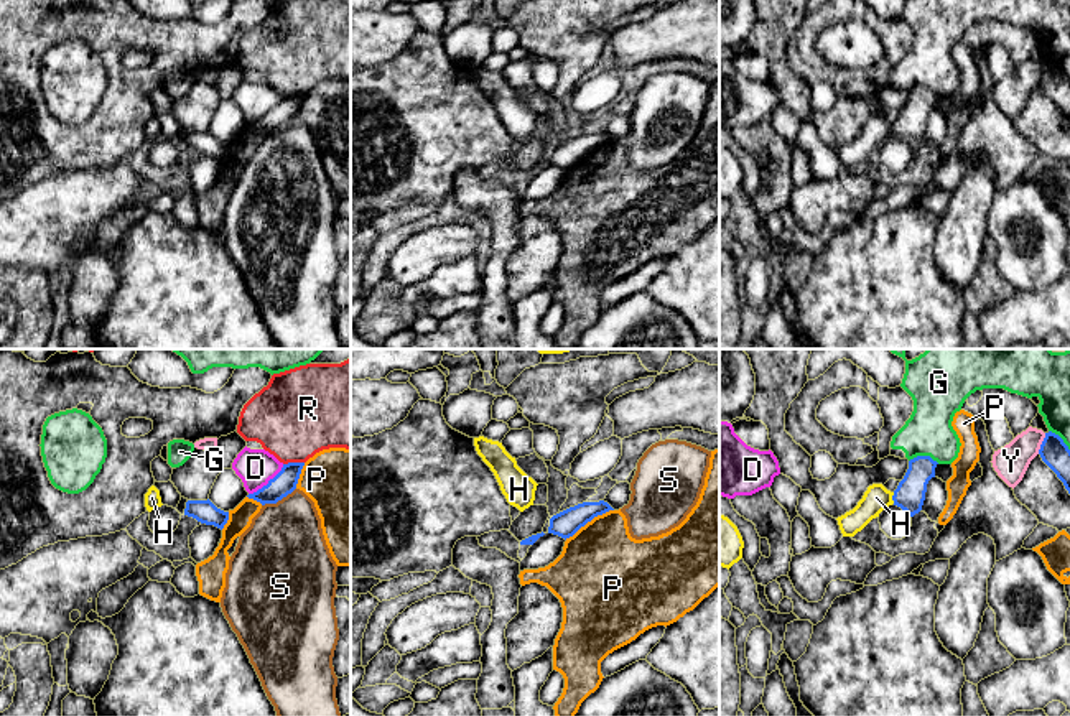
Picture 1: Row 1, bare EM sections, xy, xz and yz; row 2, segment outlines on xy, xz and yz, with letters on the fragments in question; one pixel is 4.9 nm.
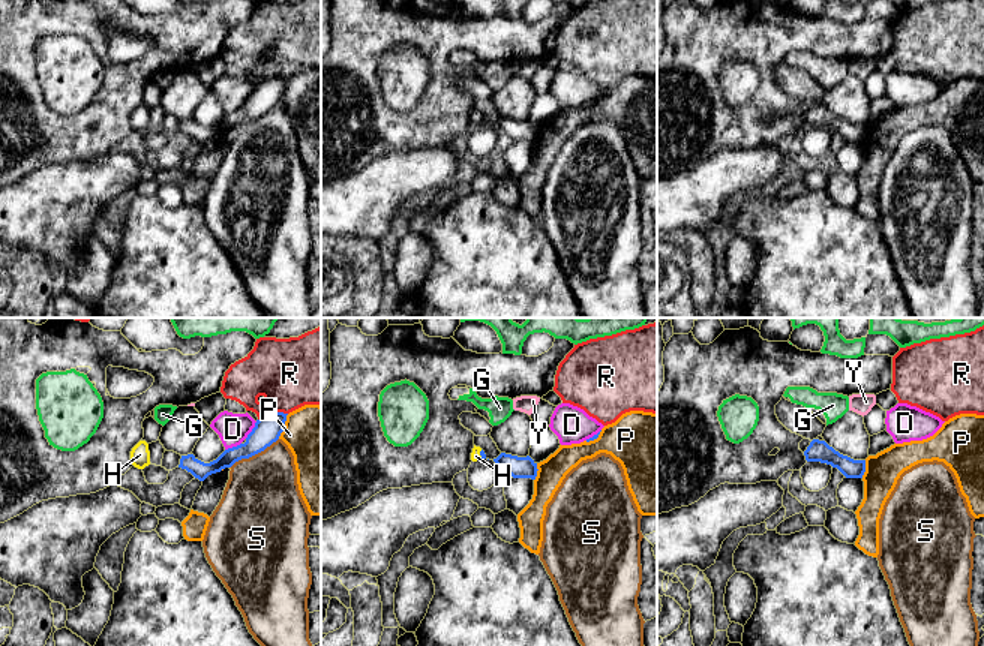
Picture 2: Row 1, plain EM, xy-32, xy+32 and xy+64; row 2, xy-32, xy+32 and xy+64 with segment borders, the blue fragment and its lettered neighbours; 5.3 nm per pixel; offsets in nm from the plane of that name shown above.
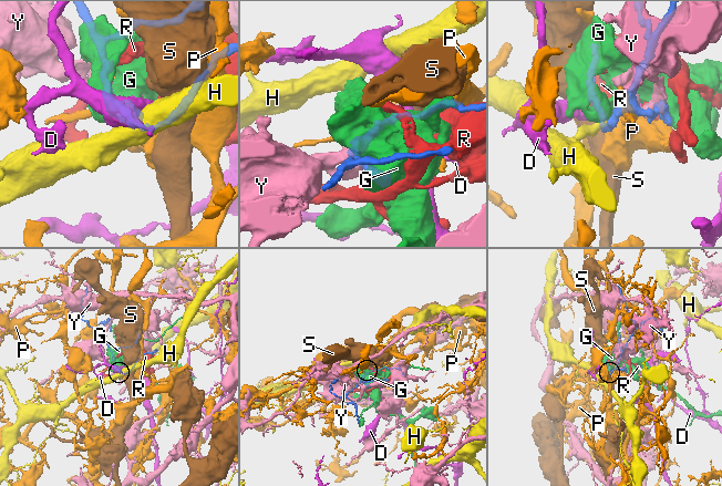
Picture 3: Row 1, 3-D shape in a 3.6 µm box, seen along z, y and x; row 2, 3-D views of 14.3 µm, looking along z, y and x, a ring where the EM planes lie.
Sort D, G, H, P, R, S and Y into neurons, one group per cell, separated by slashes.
D / G / H / P / R / S / Y

